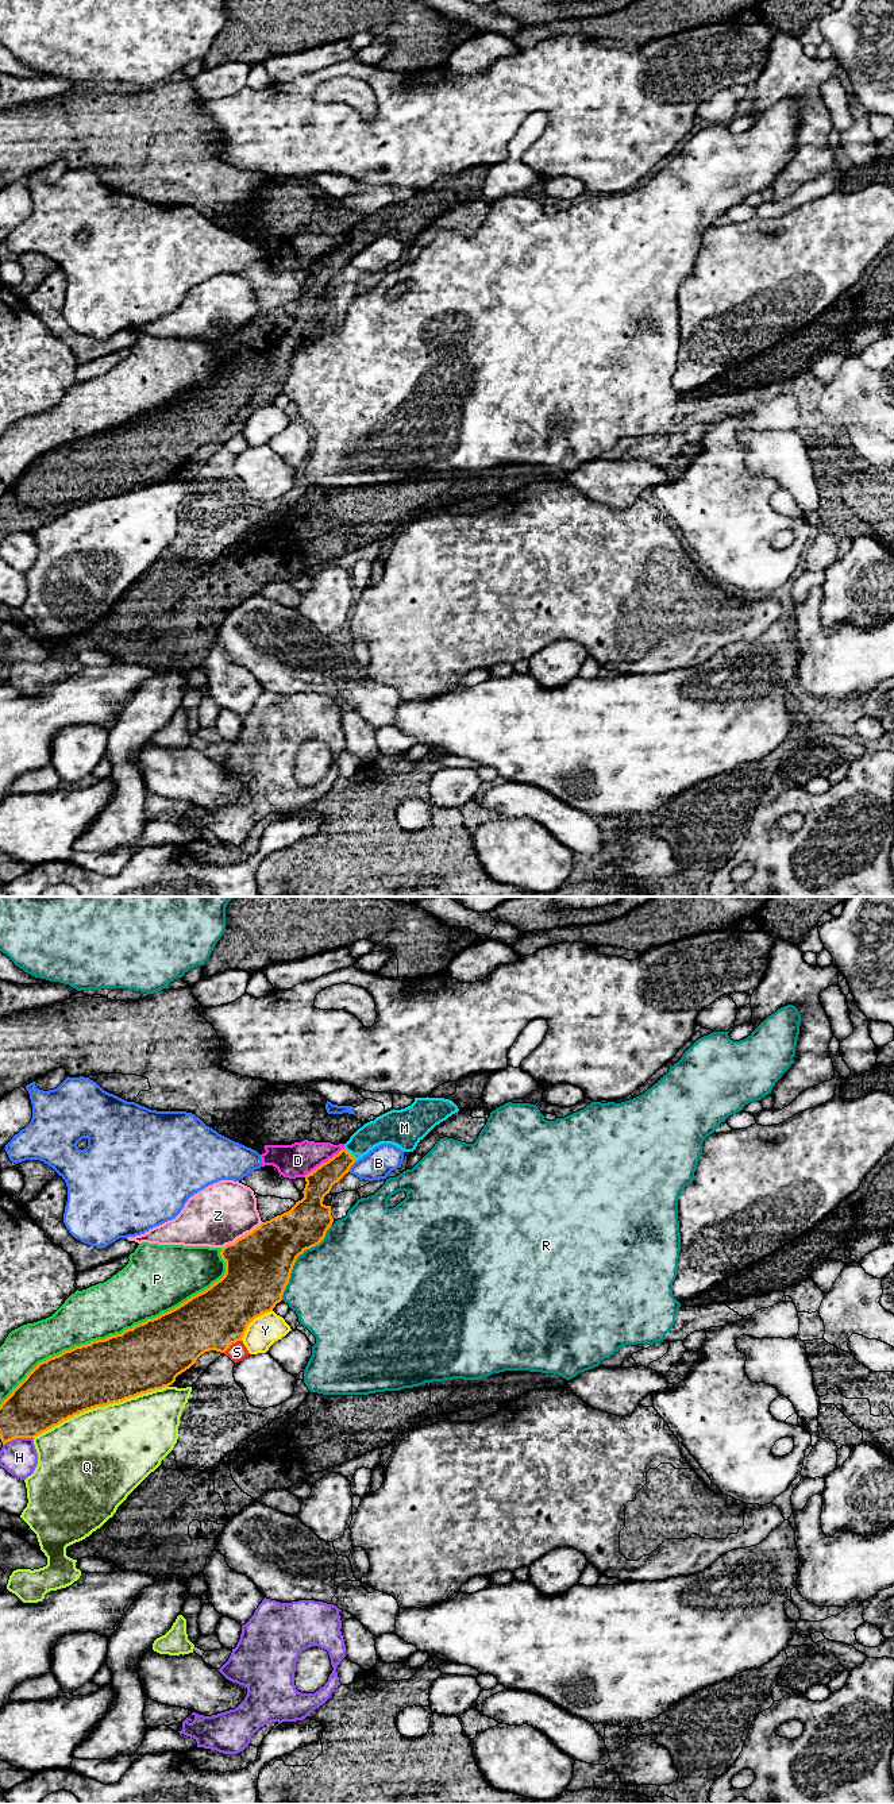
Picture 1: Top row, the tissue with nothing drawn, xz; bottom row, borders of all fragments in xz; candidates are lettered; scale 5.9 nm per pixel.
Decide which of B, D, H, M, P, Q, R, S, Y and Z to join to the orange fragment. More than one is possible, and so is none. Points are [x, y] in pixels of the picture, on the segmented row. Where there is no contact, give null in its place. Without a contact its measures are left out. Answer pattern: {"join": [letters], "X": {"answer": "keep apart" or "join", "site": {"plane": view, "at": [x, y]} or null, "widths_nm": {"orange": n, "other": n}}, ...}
{"join": ["M"], "B": {"answer": "keep apart", "site": {"plane": "xz", "at": [350, 1167]}, "widths_nm": {"orange": 160, "other": 180}}, "D": {"answer": "keep apart", "site": {"plane": "xz", "at": [323, 1163]}, "widths_nm": {"orange": 160, "other": 200}}, "H": {"answer": "keep apart", "site": {"plane": "xz", "at": [18, 1437]}, "widths_nm": {"orange": 320, "other": 220}}, "M": {"answer": "join", "site": {"plane": "xz", "at": [351, 1155]}, "widths_nm": {"orange": 160, "other": 170}}, "P": {"answer": "keep apart", "site": {"plane": "xz", "at": [124, 1330]}, "widths_nm": {"orange": 400, "other": 340}}, "Q": {"answer": "keep apart", "site": {"plane": "xz", "at": [100, 1406]}, "widths_nm": {"orange": 380, "other": 500}}, "R": {"answer": "keep apart", "site": {"plane": "xz", "at": [296, 1259]}, "widths_nm": {"orange": 400, "other": 480}}, "S": {"answer": "keep apart", "site": {"plane": "xz", "at": [231, 1344]}, "widths_nm": {"orange": 360, "other": 110}}, "Y": {"answer": "keep apart", "site": {"plane": "xz", "at": [253, 1319]}, "widths_nm": {"orange": 380, "other": 180}}, "Z": {"answer": "keep apart", "site": {"plane": "xz", "at": [243, 1236]}, "widths_nm": {"orange": 400, "other": 360}}}

